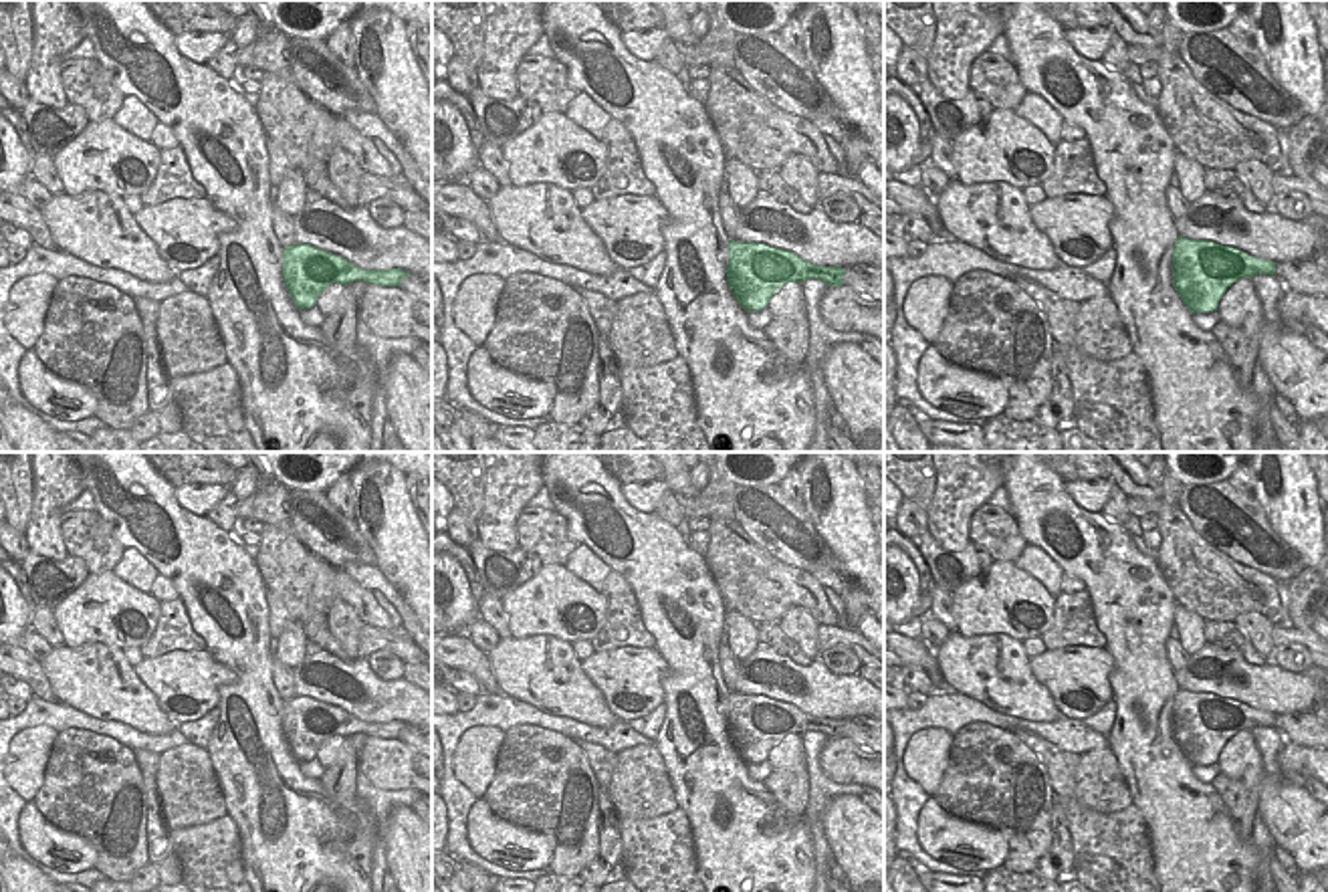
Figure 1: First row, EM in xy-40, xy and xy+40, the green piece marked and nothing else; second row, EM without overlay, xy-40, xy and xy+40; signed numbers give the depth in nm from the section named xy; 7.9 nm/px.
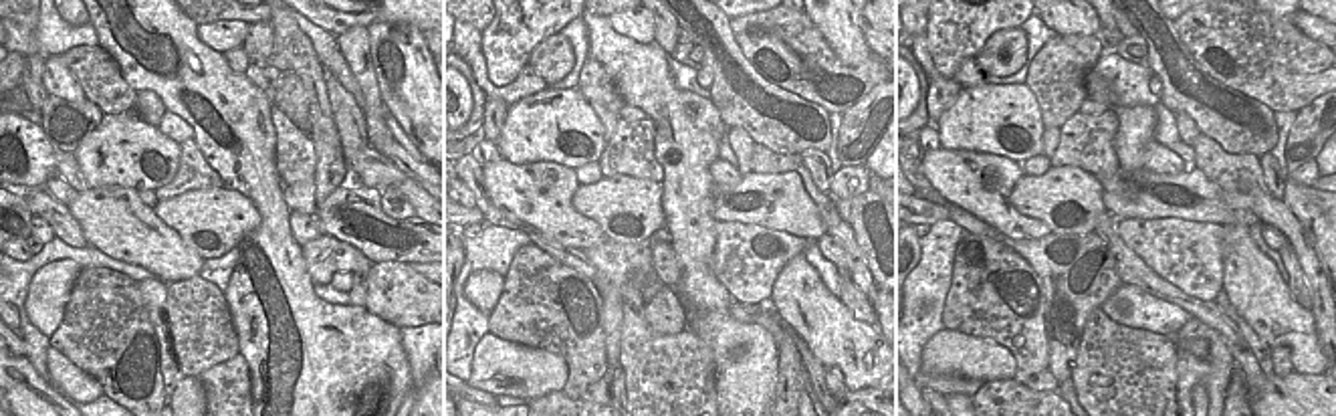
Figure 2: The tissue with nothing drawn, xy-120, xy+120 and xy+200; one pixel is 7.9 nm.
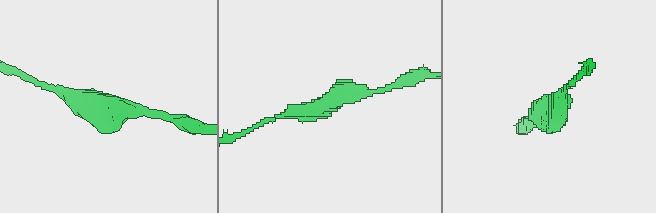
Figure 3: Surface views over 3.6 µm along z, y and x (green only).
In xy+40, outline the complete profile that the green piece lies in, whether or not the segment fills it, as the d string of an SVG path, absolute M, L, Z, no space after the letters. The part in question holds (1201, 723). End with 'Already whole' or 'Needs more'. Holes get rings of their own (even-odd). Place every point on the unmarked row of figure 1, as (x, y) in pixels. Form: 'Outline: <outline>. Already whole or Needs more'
Outline: M1179 688L1173 700L1173 739L1191 765L1213 765L1239 731L1276 729L1276 714L1211 692Z. Already whole

